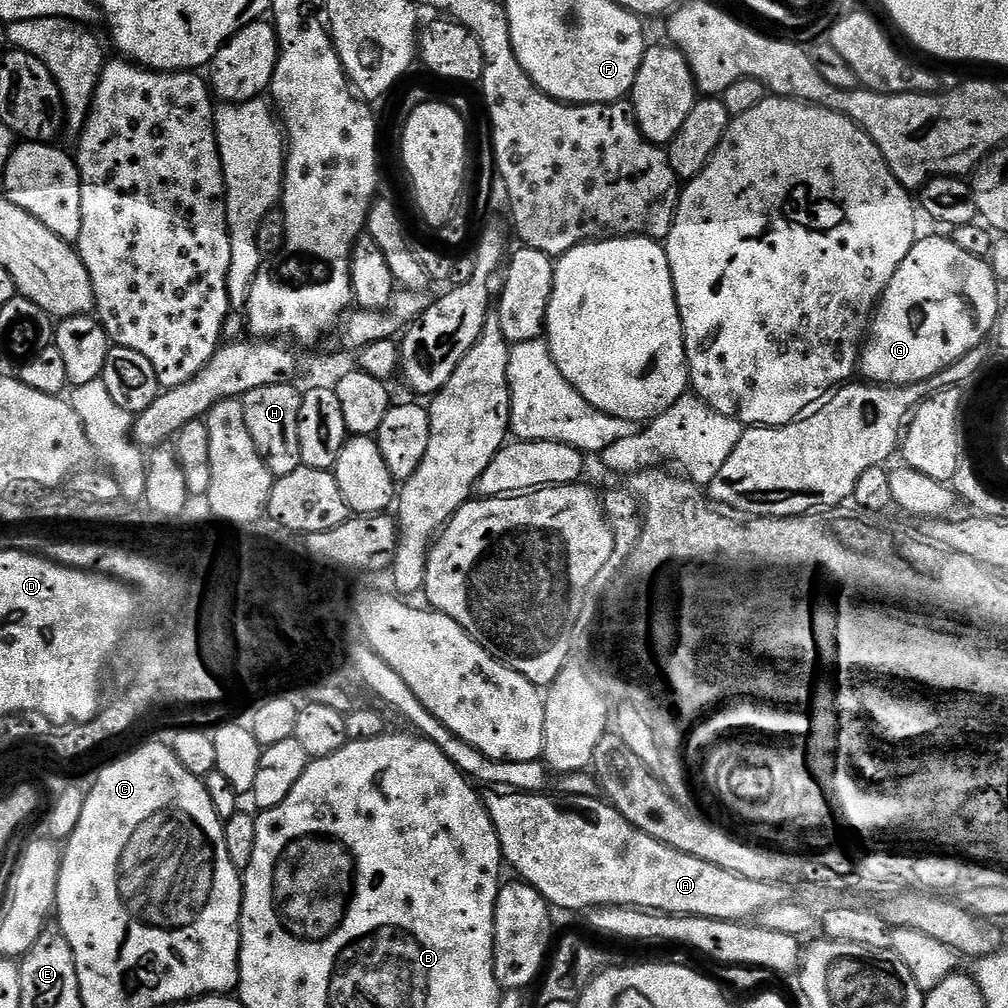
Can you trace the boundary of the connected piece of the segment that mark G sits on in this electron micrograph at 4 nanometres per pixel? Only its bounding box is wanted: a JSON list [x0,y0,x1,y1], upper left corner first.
[859,235,1002,386]

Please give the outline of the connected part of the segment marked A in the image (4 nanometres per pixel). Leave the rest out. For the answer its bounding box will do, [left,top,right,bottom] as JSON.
[482,790,789,921]

